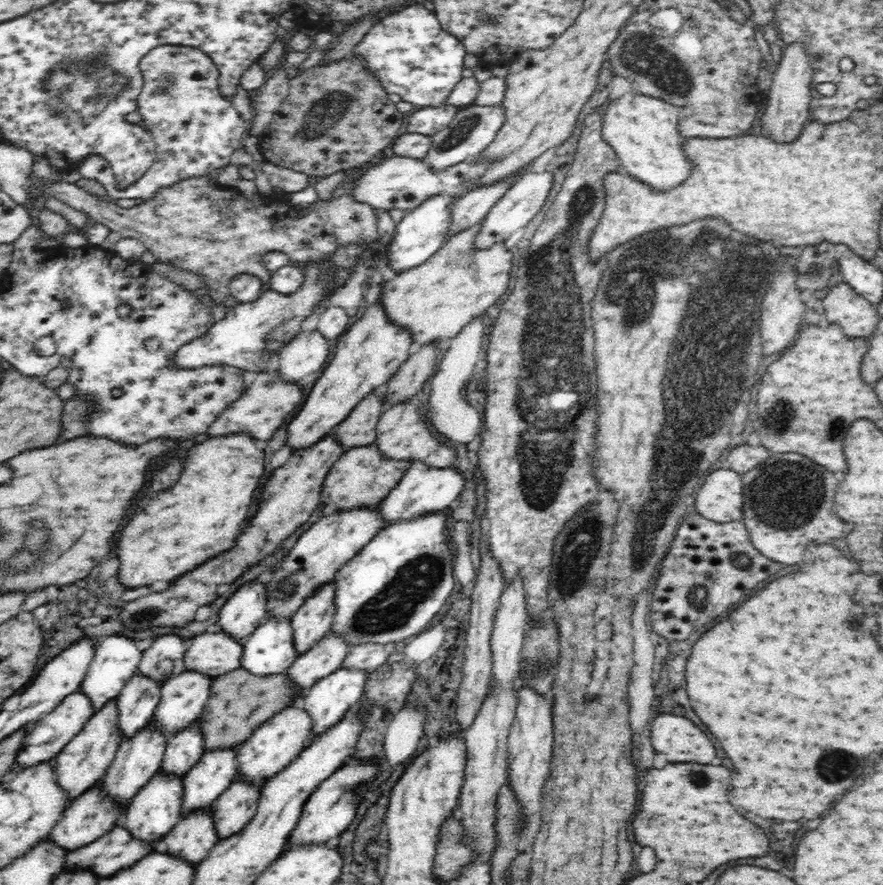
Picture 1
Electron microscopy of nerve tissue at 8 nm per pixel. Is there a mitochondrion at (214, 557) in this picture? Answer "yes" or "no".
no

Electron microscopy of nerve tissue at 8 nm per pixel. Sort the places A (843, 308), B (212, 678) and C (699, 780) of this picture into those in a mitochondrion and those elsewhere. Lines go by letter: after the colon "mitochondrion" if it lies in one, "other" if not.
A: other
B: other
C: mitochondrion

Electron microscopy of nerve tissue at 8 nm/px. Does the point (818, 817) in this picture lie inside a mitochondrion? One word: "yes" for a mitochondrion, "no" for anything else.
no

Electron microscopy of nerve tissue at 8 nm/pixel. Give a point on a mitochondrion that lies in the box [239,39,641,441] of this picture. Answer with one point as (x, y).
(319, 117)

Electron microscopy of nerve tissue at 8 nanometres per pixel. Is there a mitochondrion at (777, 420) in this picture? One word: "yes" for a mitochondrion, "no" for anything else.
yes

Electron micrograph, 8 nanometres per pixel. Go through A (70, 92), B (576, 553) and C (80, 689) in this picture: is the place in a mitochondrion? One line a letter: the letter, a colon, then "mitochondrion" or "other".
A: mitochondrion
B: mitochondrion
C: other

